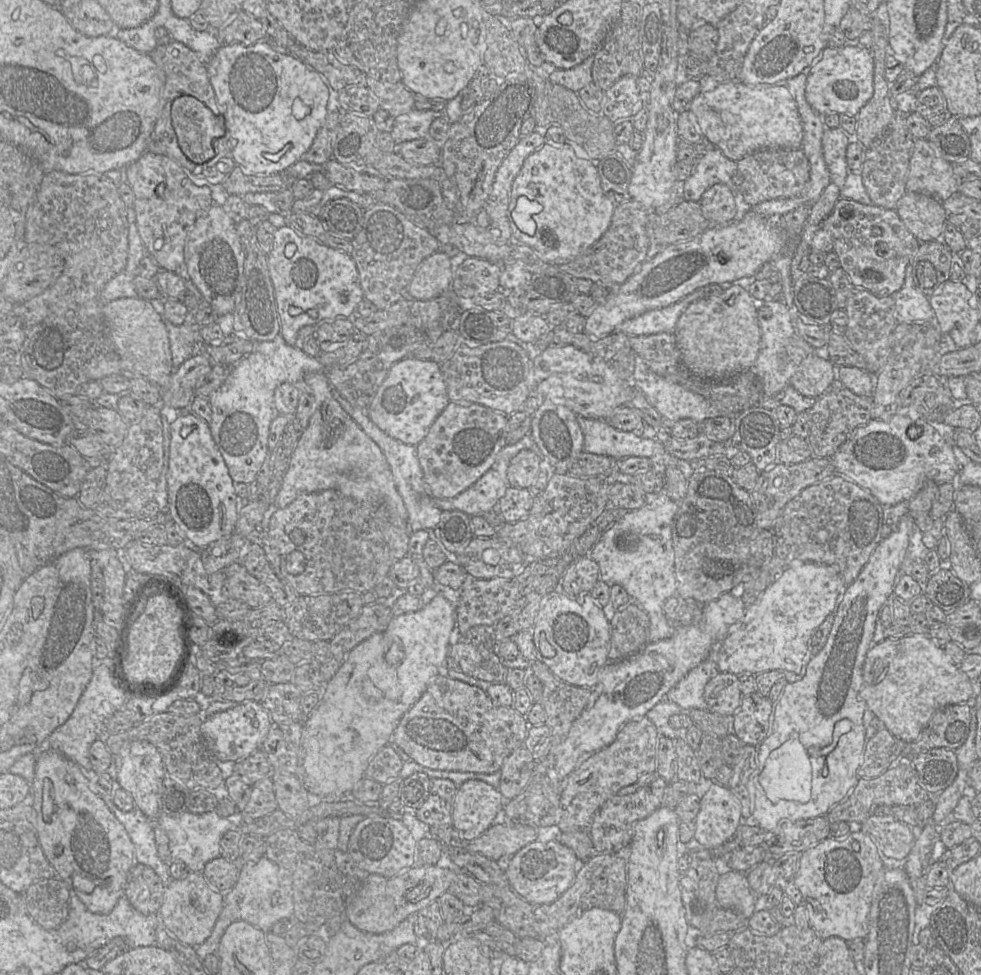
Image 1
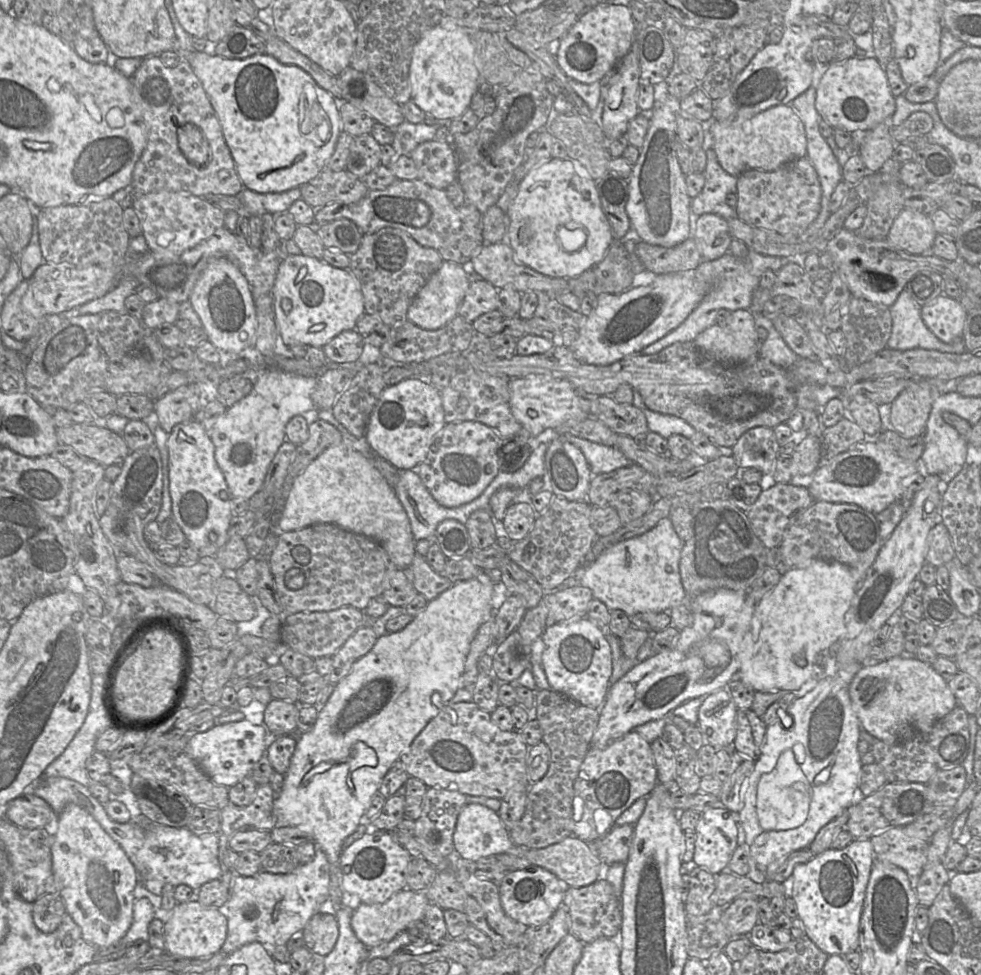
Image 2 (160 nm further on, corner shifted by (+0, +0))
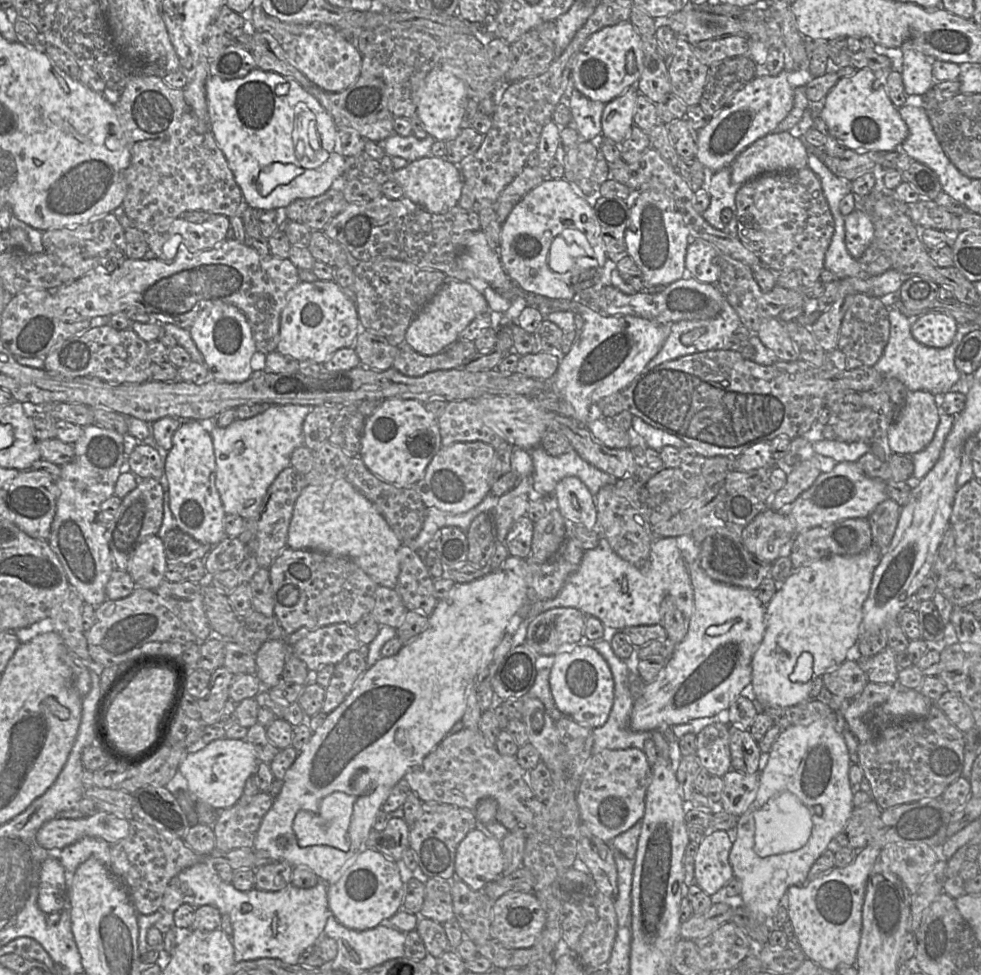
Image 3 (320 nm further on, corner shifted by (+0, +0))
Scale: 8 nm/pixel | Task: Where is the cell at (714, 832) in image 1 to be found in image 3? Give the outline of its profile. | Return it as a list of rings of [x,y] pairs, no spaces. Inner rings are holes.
[[[707,831],[694,858],[694,882],[709,896],[733,877],[729,854],[733,842],[727,831]]]

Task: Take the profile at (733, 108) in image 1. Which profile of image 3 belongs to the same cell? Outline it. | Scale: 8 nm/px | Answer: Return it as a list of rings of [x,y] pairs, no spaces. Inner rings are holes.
[[[790,131],[772,132],[743,150],[728,167],[733,182],[745,184],[763,174],[803,169],[807,167],[807,158],[806,147],[799,137]]]

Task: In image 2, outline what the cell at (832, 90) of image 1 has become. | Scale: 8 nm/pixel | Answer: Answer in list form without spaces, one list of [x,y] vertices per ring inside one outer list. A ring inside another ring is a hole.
[[[854,55],[846,60],[830,62],[816,88],[816,110],[833,128],[849,132],[868,131],[879,123],[889,122],[896,104],[886,71],[876,57]]]

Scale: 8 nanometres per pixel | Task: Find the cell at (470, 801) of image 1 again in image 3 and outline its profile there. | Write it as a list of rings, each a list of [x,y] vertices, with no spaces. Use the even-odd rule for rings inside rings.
[[[477,821],[477,827],[460,842],[456,851],[455,877],[466,883],[472,890],[483,890],[486,884],[503,875],[504,854],[499,840],[484,830]]]

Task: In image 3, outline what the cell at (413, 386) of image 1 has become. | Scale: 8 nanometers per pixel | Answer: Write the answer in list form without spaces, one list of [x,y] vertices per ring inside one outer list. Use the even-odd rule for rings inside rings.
[[[383,400],[366,419],[364,426],[360,456],[366,467],[378,478],[396,487],[416,487],[424,477],[429,463],[442,448],[438,420],[418,400]]]

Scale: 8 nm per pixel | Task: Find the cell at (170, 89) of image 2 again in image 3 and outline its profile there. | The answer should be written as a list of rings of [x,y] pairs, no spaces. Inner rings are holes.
[[[133,75],[128,78],[125,88],[120,92],[119,99],[115,104],[115,111],[122,128],[123,135],[131,152],[130,166],[126,170],[126,194],[122,202],[122,207],[124,209],[124,213],[128,216],[133,226],[146,233],[147,231],[151,231],[151,229],[153,229],[160,221],[167,218],[179,217],[186,211],[202,210],[207,213],[221,214],[231,218],[235,215],[239,215],[243,206],[248,206],[244,202],[241,189],[234,179],[234,175],[229,168],[223,152],[215,141],[210,128],[210,121],[209,123],[204,122],[195,115],[192,108],[185,100],[184,90],[169,86],[163,78],[157,75]]]

